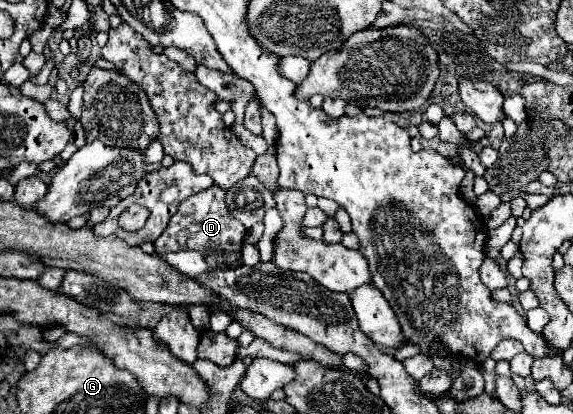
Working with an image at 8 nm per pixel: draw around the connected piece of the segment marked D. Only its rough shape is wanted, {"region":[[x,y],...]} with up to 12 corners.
{"region":[[217,184],[187,198],[155,252],[237,252],[245,226]]}

